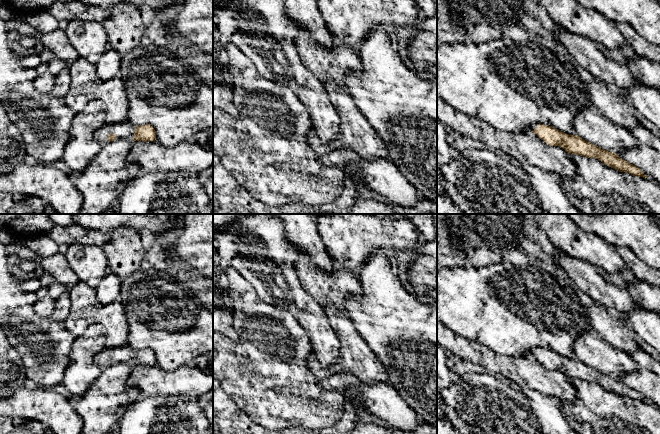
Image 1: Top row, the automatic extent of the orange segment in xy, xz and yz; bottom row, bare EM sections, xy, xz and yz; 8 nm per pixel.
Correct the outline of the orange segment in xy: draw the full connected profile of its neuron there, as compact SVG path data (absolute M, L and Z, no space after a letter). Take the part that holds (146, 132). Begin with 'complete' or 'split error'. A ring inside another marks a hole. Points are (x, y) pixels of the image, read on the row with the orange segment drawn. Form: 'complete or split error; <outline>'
split error; M129 122L105 124L94 132L95 139L103 146L107 142L129 138L134 141L156 141L155 129L149 125L134 126Z

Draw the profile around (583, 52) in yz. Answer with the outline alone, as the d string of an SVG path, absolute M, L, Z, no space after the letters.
M555 24L552 29L557 35L557 43L565 48L573 65L585 68L609 88L621 91L642 84L633 76L627 64L620 64L606 57L596 42L569 33Z

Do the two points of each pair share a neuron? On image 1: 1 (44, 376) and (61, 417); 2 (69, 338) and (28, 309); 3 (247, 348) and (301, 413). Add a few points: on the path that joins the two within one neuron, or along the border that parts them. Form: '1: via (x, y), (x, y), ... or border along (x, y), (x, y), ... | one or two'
1: border along (38, 386), (49, 388) | two
2: via (58, 338), (48, 329), (44, 329), (35, 320) | one
3: via (264, 363), (287, 386), (287, 393), (290, 396) | one

